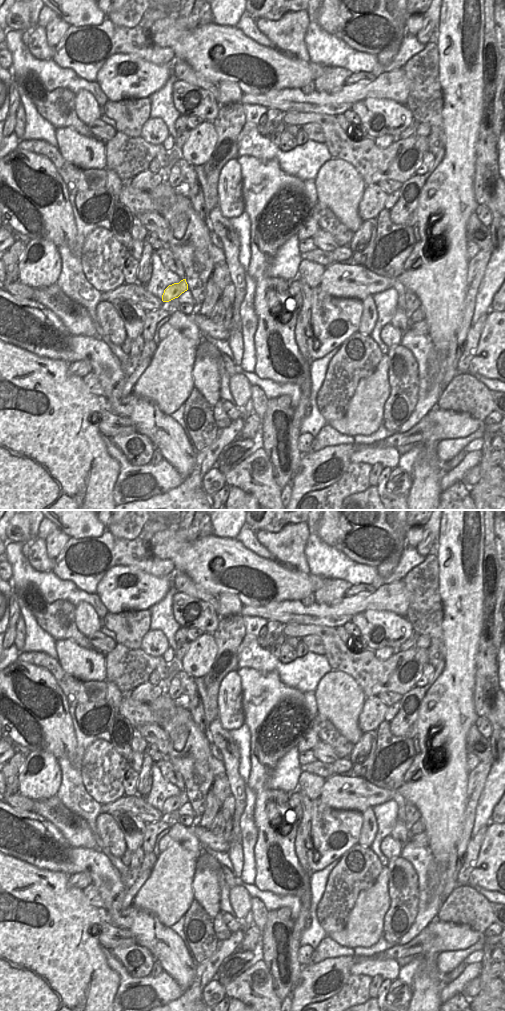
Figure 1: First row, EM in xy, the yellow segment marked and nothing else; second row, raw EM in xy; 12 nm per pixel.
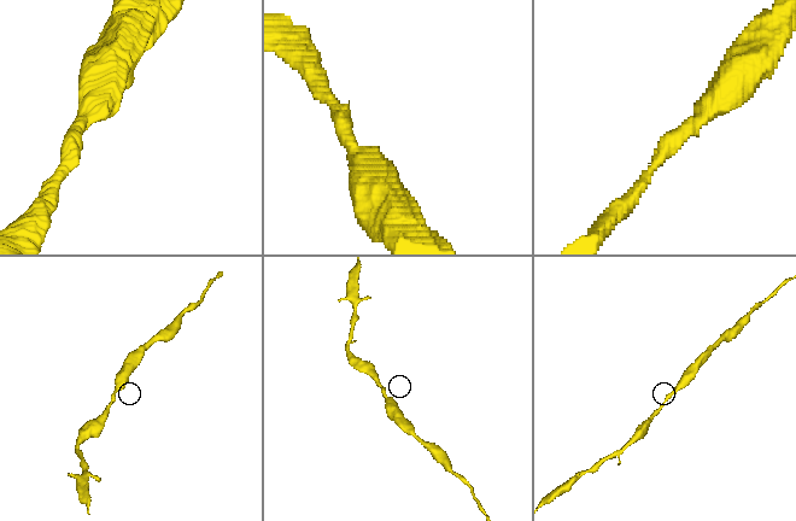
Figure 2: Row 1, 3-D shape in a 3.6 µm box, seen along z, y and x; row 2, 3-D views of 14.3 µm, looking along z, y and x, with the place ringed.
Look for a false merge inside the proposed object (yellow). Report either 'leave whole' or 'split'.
leave whole

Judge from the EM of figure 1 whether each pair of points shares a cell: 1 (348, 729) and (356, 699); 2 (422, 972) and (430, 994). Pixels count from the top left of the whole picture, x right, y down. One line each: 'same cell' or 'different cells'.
1: same cell
2: same cell

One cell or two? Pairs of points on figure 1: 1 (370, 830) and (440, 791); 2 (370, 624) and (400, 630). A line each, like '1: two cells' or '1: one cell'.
1: two cells
2: one cell

